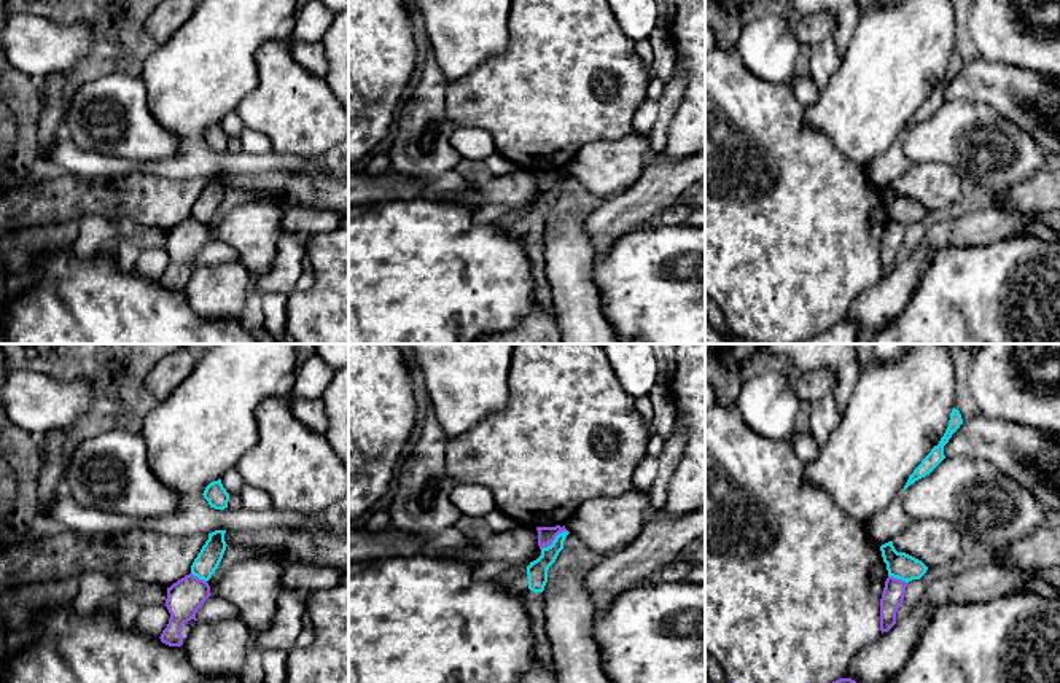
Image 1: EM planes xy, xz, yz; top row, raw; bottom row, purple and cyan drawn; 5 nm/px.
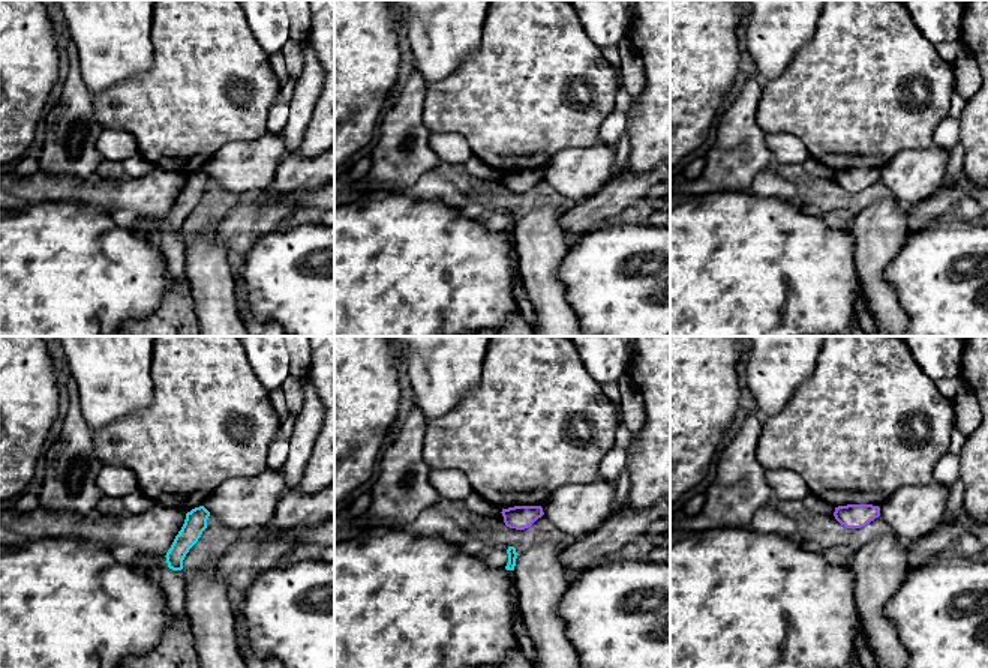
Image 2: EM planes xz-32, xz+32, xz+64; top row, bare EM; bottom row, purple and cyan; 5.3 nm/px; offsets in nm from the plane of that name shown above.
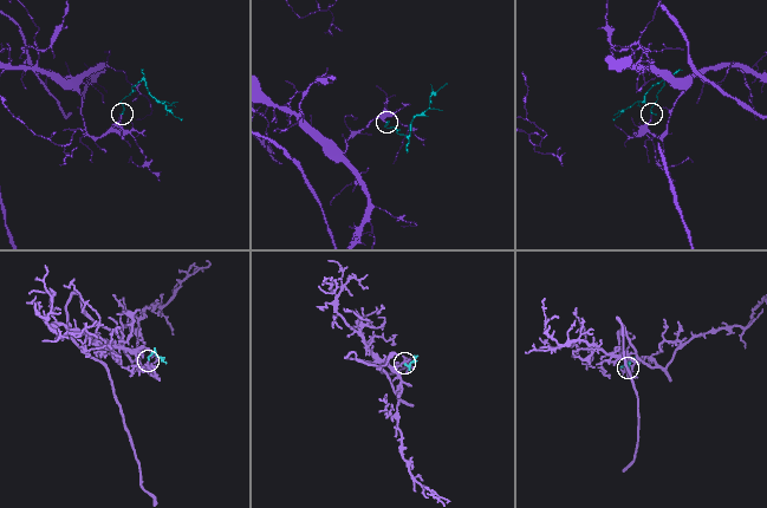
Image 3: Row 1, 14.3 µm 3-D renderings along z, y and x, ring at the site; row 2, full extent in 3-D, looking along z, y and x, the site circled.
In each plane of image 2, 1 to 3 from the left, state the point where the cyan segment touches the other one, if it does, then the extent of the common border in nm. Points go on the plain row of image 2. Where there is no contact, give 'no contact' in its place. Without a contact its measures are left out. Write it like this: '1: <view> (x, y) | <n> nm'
1: no contact
2: no contact
3: no contact

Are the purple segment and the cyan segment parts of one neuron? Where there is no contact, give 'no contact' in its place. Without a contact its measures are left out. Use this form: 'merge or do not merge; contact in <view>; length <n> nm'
do not merge; contact in xz; length 170 nm

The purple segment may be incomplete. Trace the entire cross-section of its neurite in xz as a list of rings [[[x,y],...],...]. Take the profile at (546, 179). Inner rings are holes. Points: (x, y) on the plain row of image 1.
[[[555,169],[555,170],[536,170],[536,174],[538,174],[538,189],[540,189],[540,193],[551,189],[559,177],[568,175],[565,172],[565,169],[563,170],[560,170],[560,169]]]

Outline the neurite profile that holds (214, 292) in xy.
[[[240,261],[196,264],[183,291],[201,317],[240,320],[251,283],[253,279]]]

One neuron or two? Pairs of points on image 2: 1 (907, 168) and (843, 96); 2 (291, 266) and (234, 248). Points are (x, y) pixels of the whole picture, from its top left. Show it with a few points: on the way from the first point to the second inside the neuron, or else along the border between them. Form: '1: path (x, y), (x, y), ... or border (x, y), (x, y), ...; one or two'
1: border (930, 146), (900, 150), (879, 170); two
2: border (275, 230), (254, 245), (237, 269), (245, 287); two

